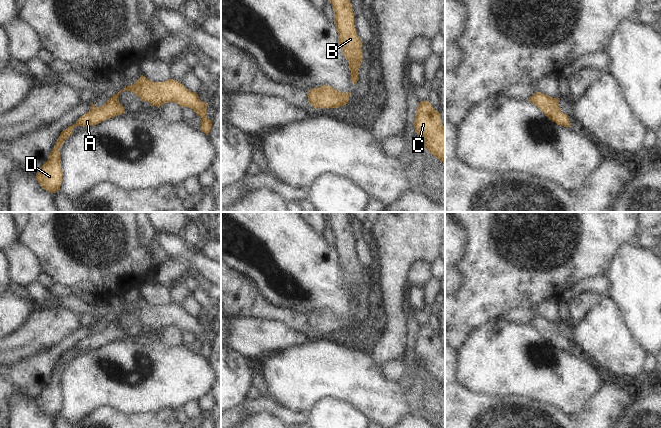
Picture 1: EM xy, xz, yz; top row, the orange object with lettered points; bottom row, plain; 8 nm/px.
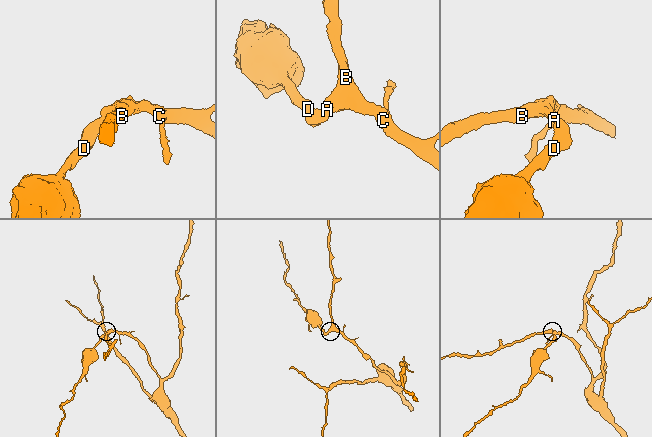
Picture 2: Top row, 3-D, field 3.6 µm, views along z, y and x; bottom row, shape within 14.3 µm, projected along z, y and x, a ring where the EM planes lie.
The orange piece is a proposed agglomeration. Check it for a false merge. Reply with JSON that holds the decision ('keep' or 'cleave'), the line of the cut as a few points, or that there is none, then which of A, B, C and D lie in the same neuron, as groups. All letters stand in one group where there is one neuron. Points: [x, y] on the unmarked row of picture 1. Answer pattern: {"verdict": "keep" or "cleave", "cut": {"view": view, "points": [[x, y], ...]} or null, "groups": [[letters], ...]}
{"verdict": "keep", "cut": null, "groups": [["A", "B", "C", "D"]]}

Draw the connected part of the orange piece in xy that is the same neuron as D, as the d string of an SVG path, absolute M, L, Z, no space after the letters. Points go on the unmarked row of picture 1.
M141 299L133 309L129 309L120 314L101 331L96 331L92 327L89 336L82 339L74 349L69 350L61 356L48 384L43 388L35 400L44 414L52 417L56 417L60 414L62 393L59 373L64 365L73 357L73 353L76 350L95 350L104 344L125 337L124 331L119 327L119 319L122 315L131 315L135 317L141 325L147 325L150 327L150 330L156 330L158 332L168 326L175 326L182 332L191 332L196 339L202 342L200 354L206 359L210 356L212 345L206 340L208 327L202 326L197 317L191 316L176 304L169 303L165 306L152 306Z

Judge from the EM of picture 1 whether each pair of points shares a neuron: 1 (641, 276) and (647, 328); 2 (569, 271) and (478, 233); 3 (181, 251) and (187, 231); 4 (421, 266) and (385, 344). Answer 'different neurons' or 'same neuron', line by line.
1: same neuron
2: same neuron
3: different neurons
4: different neurons

